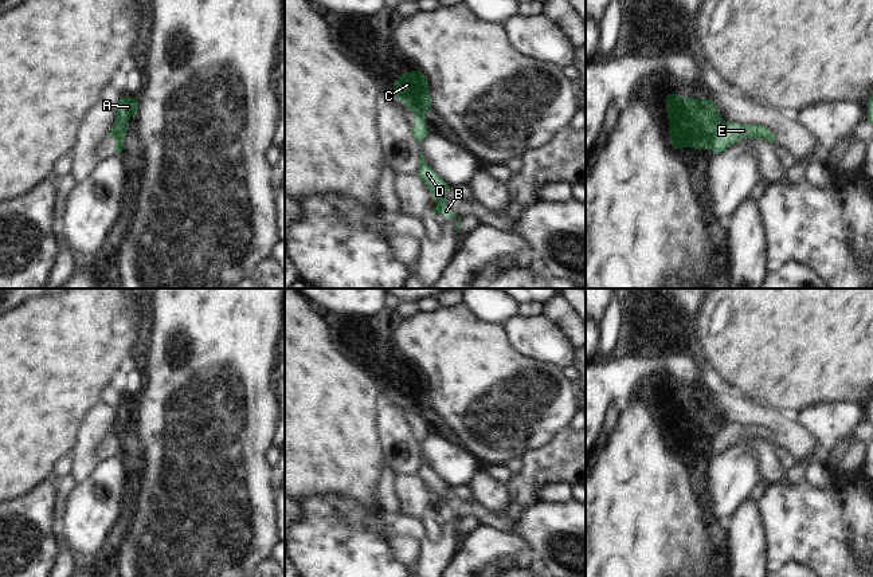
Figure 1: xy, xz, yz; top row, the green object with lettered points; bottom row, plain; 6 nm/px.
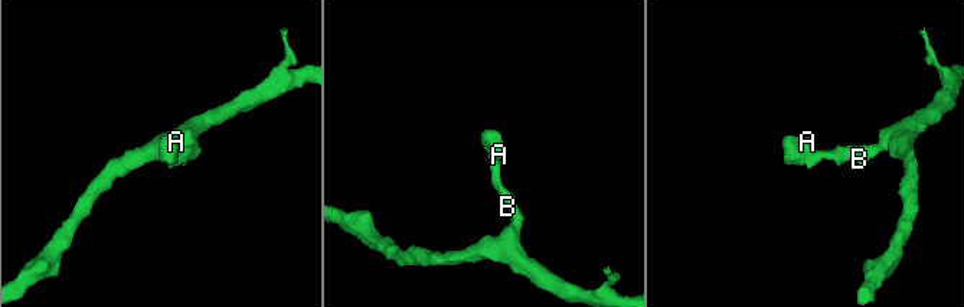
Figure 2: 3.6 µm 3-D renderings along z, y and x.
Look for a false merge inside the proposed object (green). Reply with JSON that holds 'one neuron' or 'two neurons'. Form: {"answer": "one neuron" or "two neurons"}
{"answer": "two neurons"}

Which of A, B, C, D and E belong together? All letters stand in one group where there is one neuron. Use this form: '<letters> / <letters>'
A C / B D E

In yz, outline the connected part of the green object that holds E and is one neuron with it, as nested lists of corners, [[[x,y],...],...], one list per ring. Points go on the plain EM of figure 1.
[[[725,423],[723,424],[719,436],[715,439],[710,451],[715,455],[724,452],[733,444],[737,444],[743,439],[767,440],[771,444],[775,443],[775,433],[763,425]]]

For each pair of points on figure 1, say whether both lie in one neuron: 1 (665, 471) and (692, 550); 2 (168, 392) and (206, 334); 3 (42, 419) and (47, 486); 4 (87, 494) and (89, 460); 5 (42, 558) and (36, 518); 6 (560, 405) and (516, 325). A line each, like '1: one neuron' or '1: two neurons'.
1: one neuron
2: one neuron
3: two neurons
4: two neurons
5: one neuron
6: two neurons

